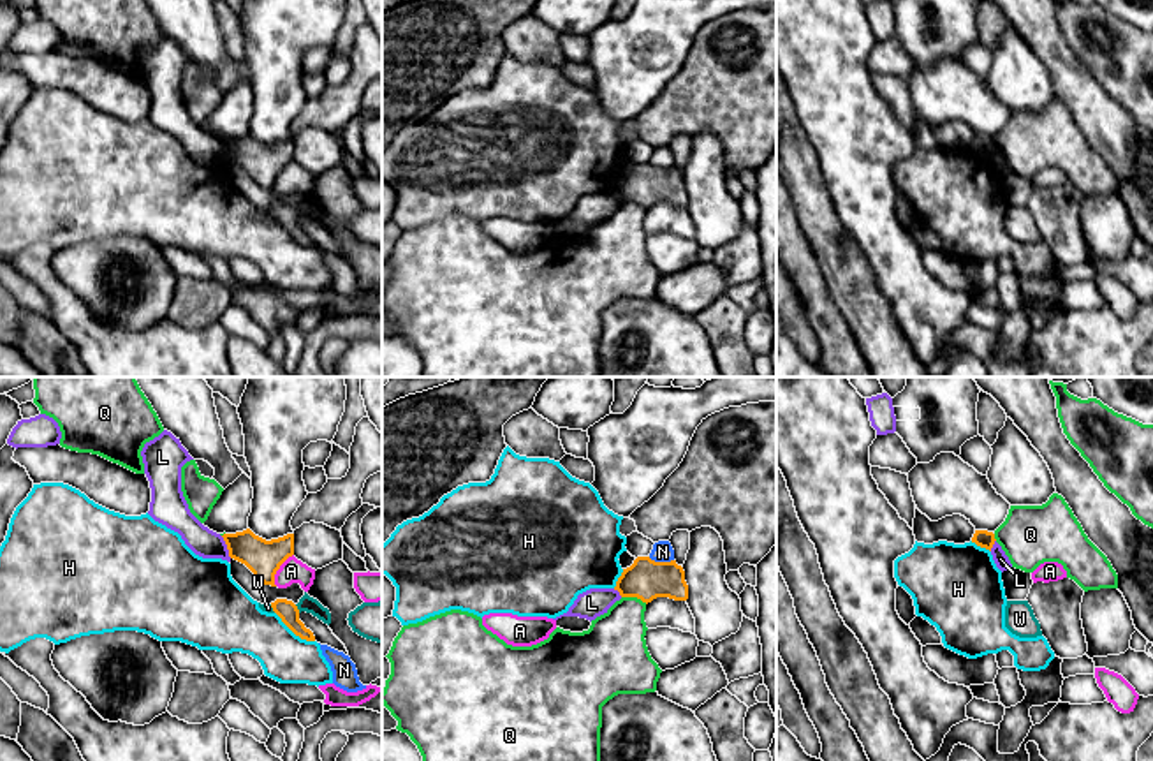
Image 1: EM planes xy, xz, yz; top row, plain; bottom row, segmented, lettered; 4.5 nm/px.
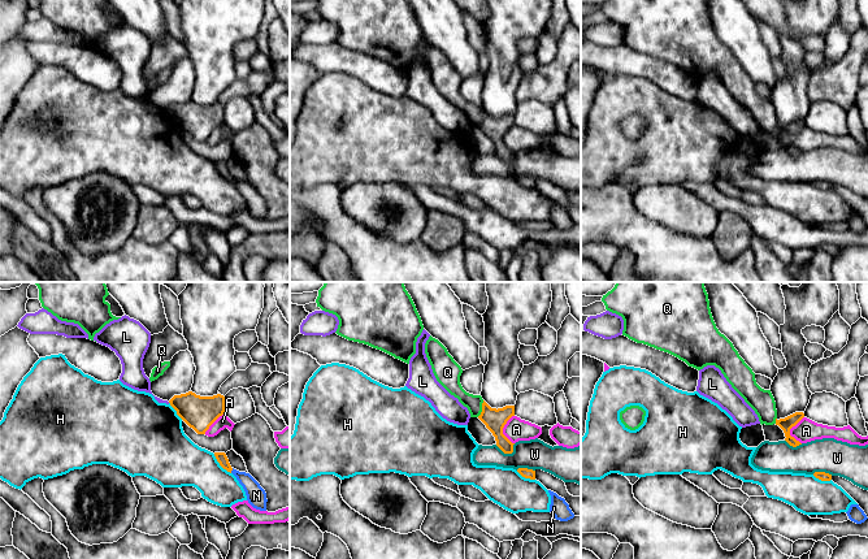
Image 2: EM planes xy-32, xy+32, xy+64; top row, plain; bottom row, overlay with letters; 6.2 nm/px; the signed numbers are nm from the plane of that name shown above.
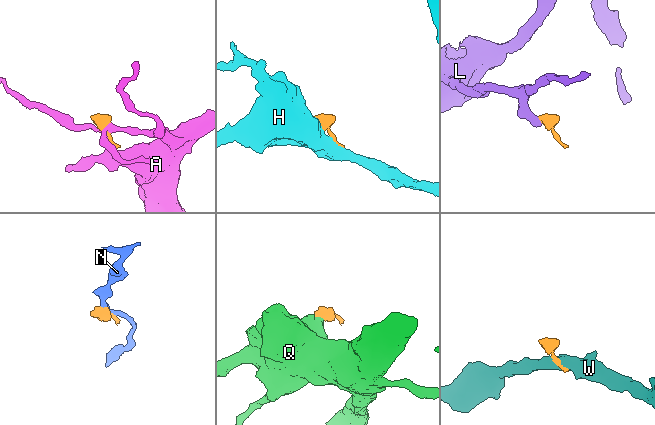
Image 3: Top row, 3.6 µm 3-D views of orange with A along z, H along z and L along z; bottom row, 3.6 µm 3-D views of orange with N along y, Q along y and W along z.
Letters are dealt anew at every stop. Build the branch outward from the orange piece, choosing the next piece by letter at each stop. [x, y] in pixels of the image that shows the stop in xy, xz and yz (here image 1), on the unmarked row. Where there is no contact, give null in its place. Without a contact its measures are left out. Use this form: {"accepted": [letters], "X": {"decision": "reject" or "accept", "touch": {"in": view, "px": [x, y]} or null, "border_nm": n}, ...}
{"accepted": [], "A": {"decision": "reject", "touch": {"in": "xy", "px": [279, 173]}, "border_nm": 170}, "H": {"decision": "reject", "touch": {"in": "xy", "px": [294, 238]}, "border_nm": 240}, "L": {"decision": "reject", "touch": {"in": "xy", "px": [227, 152]}, "border_nm": 120}, "N": {"decision": "reject", "touch": {"in": "xz", "px": [660, 168]}, "border_nm": 120}, "Q": {"decision": "reject", "touch": {"in": "xz", "px": [634, 201]}, "border_nm": 120}, "W": {"decision": "reject", "touch": {"in": "xy", "px": [296, 214]}, "border_nm": 50}}

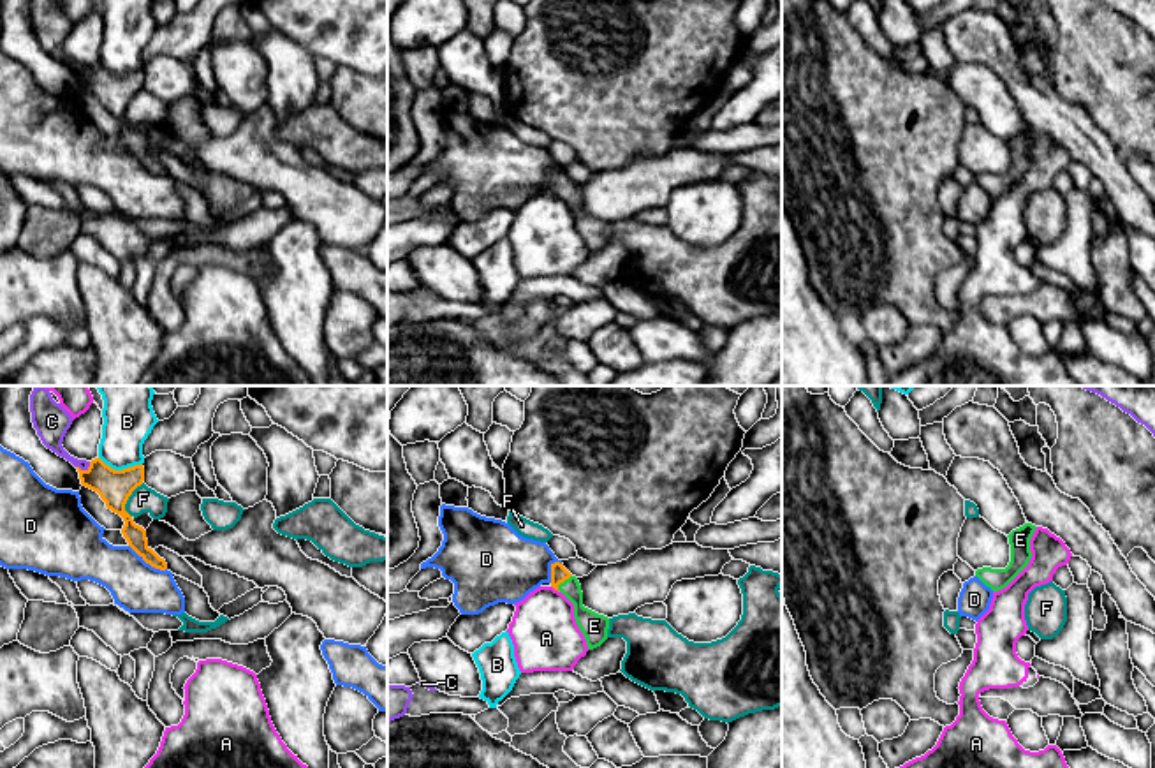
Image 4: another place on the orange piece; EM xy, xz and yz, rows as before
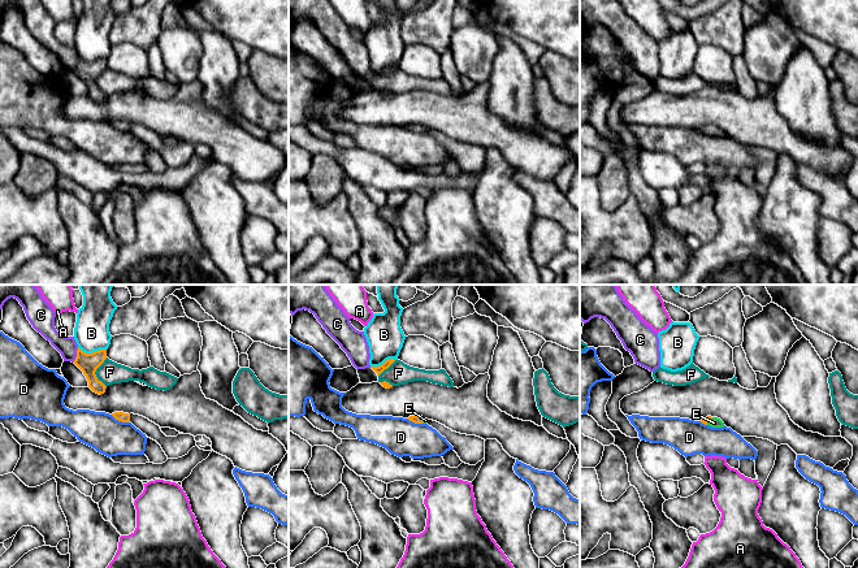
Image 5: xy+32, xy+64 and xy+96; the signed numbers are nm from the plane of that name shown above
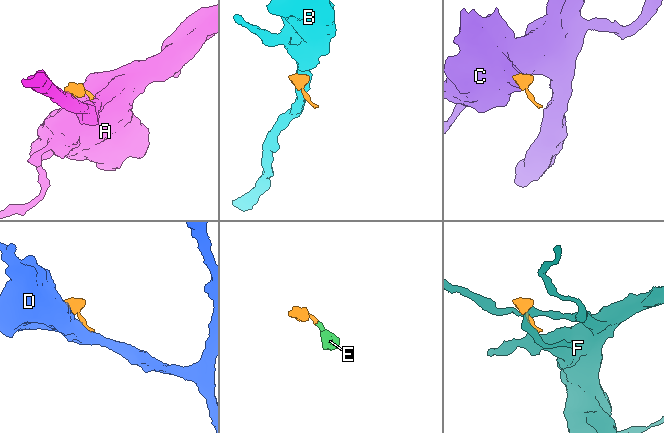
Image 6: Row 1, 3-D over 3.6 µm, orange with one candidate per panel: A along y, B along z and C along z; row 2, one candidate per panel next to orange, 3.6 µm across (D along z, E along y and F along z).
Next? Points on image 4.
{"accepted": ["E"], "A": {"decision": "reject", "touch": {"in": "xz", "px": [555, 194]}, "border_nm": 50}, "B": {"decision": "reject", "touch": {"in": "xy", "px": [120, 76]}, "border_nm": 200}, "C": {"decision": "reject", "touch": {"in": "xy", "px": [83, 76]}, "border_nm": 80}, "D": {"decision": "reject", "touch": {"in": "xy", "px": [148, 168]}, "border_nm": 200}, "E": {"decision": "accept", "touch": {"in": "xz", "px": [562, 187]}, "border_nm": 100}, "F": {"decision": "reject", "touch": {"in": "xy", "px": [127, 104]}, "border_nm": 170}}

